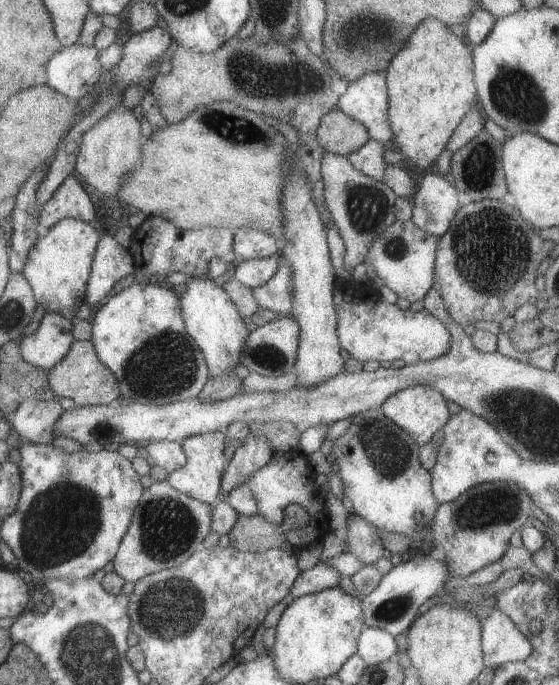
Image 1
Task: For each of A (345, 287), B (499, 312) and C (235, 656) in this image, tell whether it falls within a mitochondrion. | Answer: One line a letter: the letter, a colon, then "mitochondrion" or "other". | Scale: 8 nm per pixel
A: other
B: other
C: other

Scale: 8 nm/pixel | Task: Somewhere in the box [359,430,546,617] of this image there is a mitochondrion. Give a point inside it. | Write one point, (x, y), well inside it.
(493, 507)

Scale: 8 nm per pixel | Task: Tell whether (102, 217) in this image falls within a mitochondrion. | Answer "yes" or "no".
no

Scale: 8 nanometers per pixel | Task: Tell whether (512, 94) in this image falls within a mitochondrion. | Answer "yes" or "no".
yes

